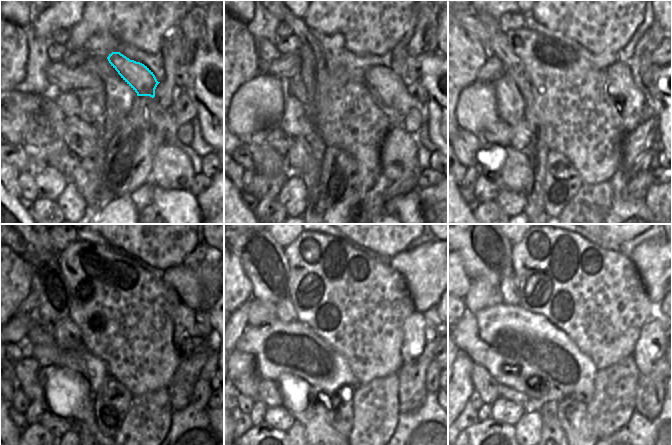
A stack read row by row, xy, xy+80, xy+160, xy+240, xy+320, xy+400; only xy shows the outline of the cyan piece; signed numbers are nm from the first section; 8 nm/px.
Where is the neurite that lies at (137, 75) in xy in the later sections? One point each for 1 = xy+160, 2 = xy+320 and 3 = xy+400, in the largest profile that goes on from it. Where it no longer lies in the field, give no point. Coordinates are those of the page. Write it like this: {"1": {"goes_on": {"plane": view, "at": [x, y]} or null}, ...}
{"1": {"goes_on": {"plane": "xy+160", "at": [630, 100]}}, "2": {"goes_on": {"plane": "xy+320", "at": [423, 332]}}, "3": {"goes_on": {"plane": "xy+400", "at": [650, 346]}}}

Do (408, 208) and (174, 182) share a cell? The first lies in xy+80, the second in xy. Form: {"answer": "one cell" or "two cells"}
{"answer": "two cells"}

